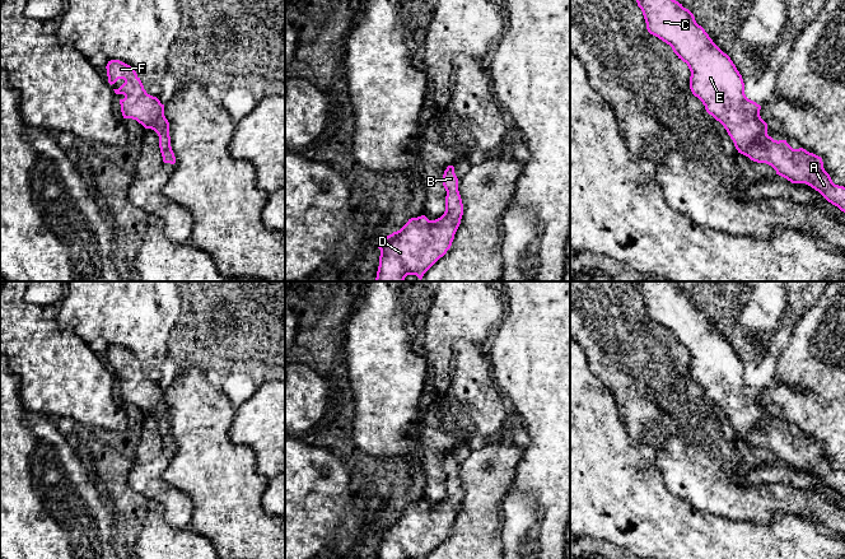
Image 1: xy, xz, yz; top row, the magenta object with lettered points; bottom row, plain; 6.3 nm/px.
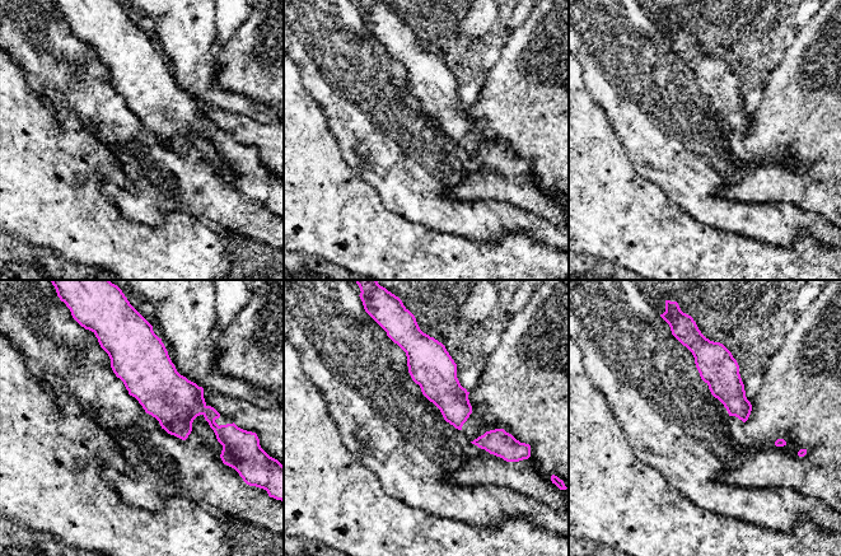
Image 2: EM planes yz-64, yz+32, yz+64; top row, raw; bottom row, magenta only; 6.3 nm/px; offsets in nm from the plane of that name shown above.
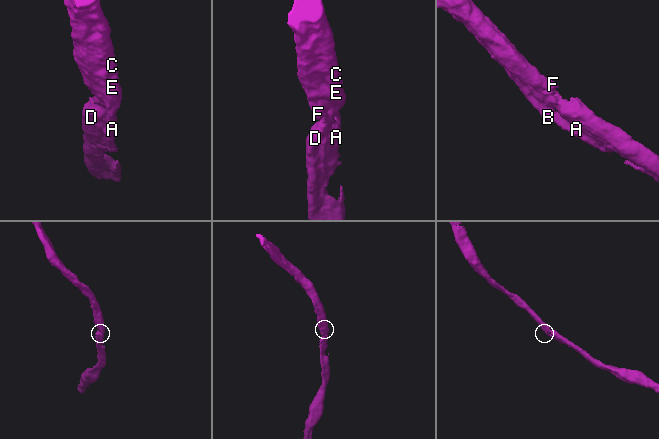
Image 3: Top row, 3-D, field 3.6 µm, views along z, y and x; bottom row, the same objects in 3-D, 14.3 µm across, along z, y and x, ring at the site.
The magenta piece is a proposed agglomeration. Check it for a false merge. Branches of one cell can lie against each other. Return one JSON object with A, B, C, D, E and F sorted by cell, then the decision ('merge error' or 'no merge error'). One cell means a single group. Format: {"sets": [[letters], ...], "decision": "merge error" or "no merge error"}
{"sets": [["A", "B", "C", "D", "E", "F"]], "decision": "no merge error"}

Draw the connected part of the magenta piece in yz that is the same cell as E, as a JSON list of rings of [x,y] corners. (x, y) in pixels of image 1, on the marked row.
[[[636,0],[646,29],[669,45],[673,52],[687,64],[690,89],[709,115],[719,121],[734,143],[738,153],[757,163],[771,166],[776,174],[792,183],[806,183],[818,191],[828,202],[845,213],[845,187],[835,185],[823,168],[822,158],[803,148],[793,149],[786,140],[774,140],[767,135],[767,124],[761,118],[761,106],[744,94],[744,83],[730,57],[724,53],[695,20],[694,14],[676,0]]]

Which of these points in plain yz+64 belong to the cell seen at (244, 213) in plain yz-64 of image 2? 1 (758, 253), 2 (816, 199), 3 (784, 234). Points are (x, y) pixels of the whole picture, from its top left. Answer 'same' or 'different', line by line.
1: different
2: different
3: same

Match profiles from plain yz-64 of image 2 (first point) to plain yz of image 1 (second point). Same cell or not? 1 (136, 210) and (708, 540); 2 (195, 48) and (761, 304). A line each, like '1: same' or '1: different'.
1: different
2: same

